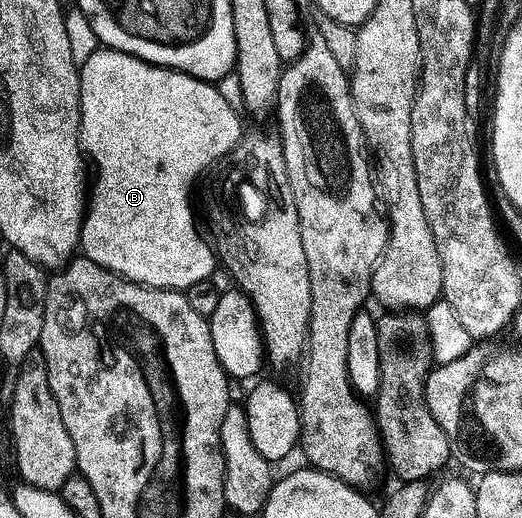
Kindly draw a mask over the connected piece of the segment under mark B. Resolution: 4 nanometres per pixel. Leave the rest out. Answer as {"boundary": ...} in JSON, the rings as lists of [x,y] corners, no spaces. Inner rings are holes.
{"boundary":[[[99,48],[97,53],[89,62],[80,66],[81,71],[81,147],[93,165],[97,168],[97,182],[92,182],[91,196],[87,201],[87,212],[85,214],[85,225],[81,228],[81,249],[84,256],[90,261],[99,264],[105,270],[119,274],[126,281],[135,282],[137,285],[147,286],[150,289],[169,290],[171,292],[186,292],[192,290],[193,286],[207,280],[217,269],[219,269],[219,259],[215,257],[211,249],[212,244],[199,237],[189,237],[189,233],[181,233],[181,237],[165,237],[165,233],[145,233],[145,229],[173,229],[173,221],[153,221],[153,209],[161,209],[165,201],[173,201],[177,197],[177,189],[169,185],[169,177],[173,177],[173,169],[181,165],[181,161],[193,161],[197,157],[197,169],[201,165],[212,170],[216,166],[216,161],[223,157],[228,158],[233,149],[243,136],[241,121],[237,118],[235,110],[229,106],[229,101],[220,93],[220,88],[214,87],[210,82],[201,81],[198,77],[189,77],[186,73],[179,73],[175,69],[163,69],[159,65],[151,65],[147,61],[139,61],[136,57],[130,57],[128,53],[119,53],[116,49]]]}

